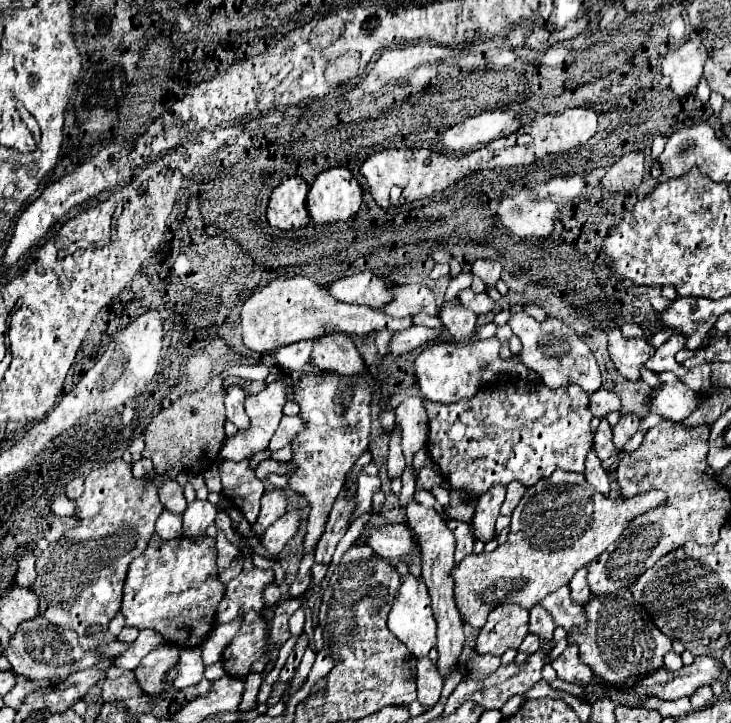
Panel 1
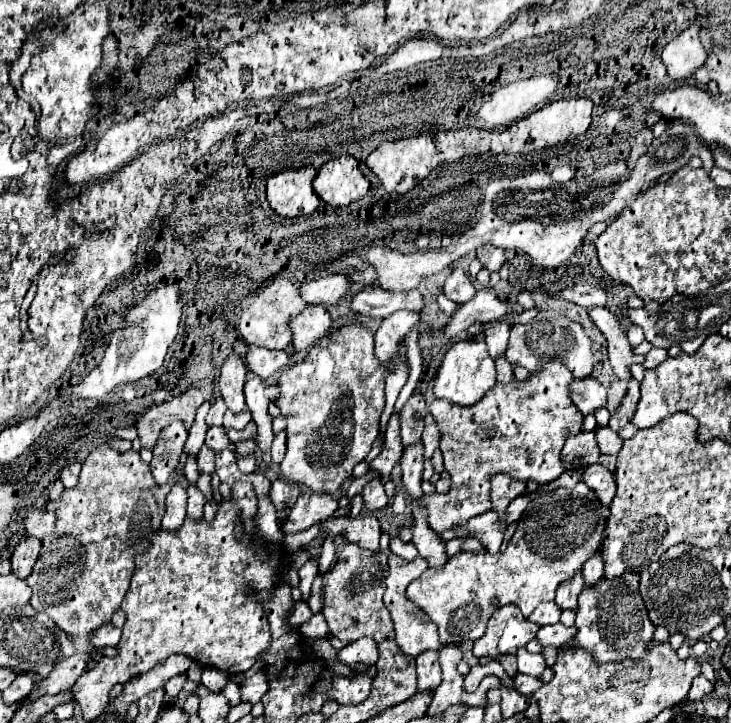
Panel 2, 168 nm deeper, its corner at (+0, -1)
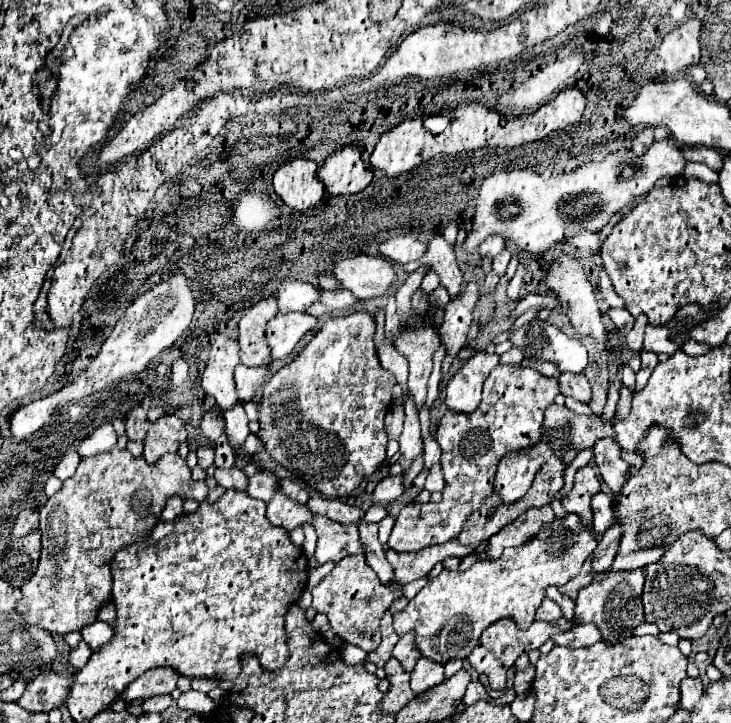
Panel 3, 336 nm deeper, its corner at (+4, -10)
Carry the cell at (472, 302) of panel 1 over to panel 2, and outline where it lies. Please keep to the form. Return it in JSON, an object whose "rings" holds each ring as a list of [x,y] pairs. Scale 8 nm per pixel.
{"rings":[[[452,268],[444,282],[444,294],[456,304],[466,304],[476,296],[476,288],[462,268]]]}

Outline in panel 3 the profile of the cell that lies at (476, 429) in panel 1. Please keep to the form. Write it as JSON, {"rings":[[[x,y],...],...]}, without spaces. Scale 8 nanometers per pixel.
{"rings":[[[496,365],[484,383],[480,407],[472,415],[446,411],[434,433],[434,439],[442,449],[440,465],[446,477],[442,501],[420,503],[418,515],[414,515],[414,503],[404,505],[396,517],[388,547],[400,553],[410,553],[426,545],[456,539],[456,535],[460,535],[460,527],[464,527],[464,519],[468,519],[468,515],[472,515],[472,511],[476,511],[476,507],[492,495],[492,479],[500,459],[506,453],[536,447],[544,431],[544,411],[554,403],[558,393],[558,377],[544,377],[532,367]]]}

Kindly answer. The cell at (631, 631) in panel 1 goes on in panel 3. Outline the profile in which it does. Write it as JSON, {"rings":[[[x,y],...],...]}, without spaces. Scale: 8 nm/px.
{"rings":[[[642,569],[636,571],[608,571],[596,575],[594,581],[580,589],[576,599],[576,623],[596,623],[600,627],[602,641],[606,643],[620,643],[620,639],[630,639],[632,631],[644,621],[642,609],[642,585],[644,573]]]}

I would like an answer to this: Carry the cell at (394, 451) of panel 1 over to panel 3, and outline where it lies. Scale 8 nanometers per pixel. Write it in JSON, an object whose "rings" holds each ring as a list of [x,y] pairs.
{"rings":[[[422,317],[418,321],[420,325],[416,329],[406,329],[396,339],[396,349],[400,349],[400,355],[408,359],[408,389],[416,411],[420,411],[426,401],[426,383],[432,371],[432,353],[440,345],[440,339],[434,329],[430,329]]]}

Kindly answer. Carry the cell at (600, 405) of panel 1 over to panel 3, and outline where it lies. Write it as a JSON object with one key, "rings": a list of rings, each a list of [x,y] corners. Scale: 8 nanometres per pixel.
{"rings":[[[562,373],[560,375],[560,391],[564,397],[574,397],[582,403],[590,403],[590,399],[592,399],[592,387],[582,373],[580,375]]]}

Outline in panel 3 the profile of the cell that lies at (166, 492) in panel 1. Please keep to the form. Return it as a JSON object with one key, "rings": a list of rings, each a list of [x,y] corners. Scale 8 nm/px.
{"rings":[[[168,415],[158,419],[152,429],[148,431],[148,437],[144,441],[144,459],[148,463],[158,463],[168,453],[176,453],[180,443],[188,441],[188,431],[184,427],[184,421]]]}

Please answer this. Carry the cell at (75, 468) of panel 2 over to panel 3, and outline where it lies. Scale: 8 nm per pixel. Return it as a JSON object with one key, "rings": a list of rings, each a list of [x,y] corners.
{"rings":[[[70,451],[70,453],[66,453],[66,455],[62,457],[62,461],[56,465],[54,475],[56,475],[60,481],[66,479],[66,477],[72,477],[72,473],[74,473],[76,467],[78,467],[78,463],[80,463],[80,455],[78,455],[76,451]]]}

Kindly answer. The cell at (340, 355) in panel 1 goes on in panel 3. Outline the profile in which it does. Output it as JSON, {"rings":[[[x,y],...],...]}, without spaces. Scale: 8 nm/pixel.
{"rings":[[[278,313],[268,321],[266,339],[272,349],[272,359],[284,359],[296,347],[296,343],[318,325],[318,319],[308,313]]]}

